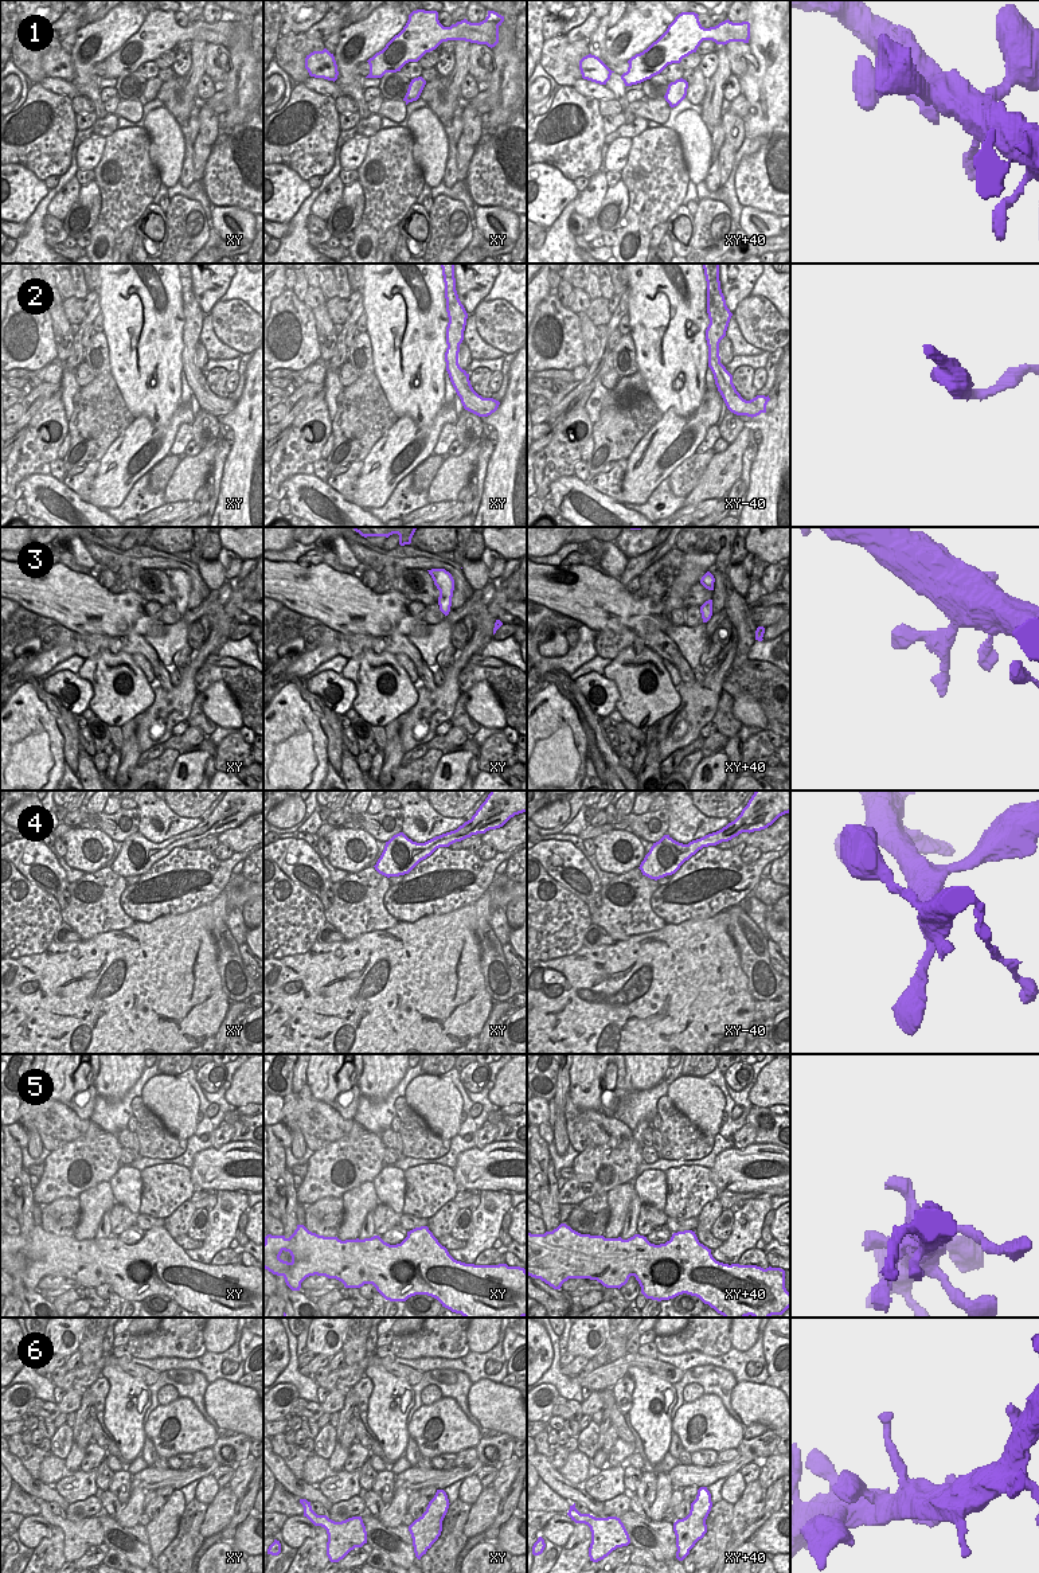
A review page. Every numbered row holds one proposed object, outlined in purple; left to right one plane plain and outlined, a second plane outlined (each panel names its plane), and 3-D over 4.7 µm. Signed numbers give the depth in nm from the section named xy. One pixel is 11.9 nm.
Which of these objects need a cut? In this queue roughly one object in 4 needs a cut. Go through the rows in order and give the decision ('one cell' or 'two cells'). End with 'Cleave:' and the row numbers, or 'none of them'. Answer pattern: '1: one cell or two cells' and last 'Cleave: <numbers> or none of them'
1: one cell
2: two cells
3: one cell
4: one cell
5: one cell
6: one cell
Cleave: 2

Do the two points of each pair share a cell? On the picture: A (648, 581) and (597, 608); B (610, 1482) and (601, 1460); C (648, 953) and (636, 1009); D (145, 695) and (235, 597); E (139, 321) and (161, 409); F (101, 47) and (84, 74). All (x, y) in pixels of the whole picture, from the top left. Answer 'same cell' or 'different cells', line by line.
A: different cells
B: different cells
C: same cell
D: different cells
E: same cell
F: same cell

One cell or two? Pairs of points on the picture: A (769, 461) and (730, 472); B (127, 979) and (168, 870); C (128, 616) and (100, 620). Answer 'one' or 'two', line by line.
A: two
B: two
C: one

